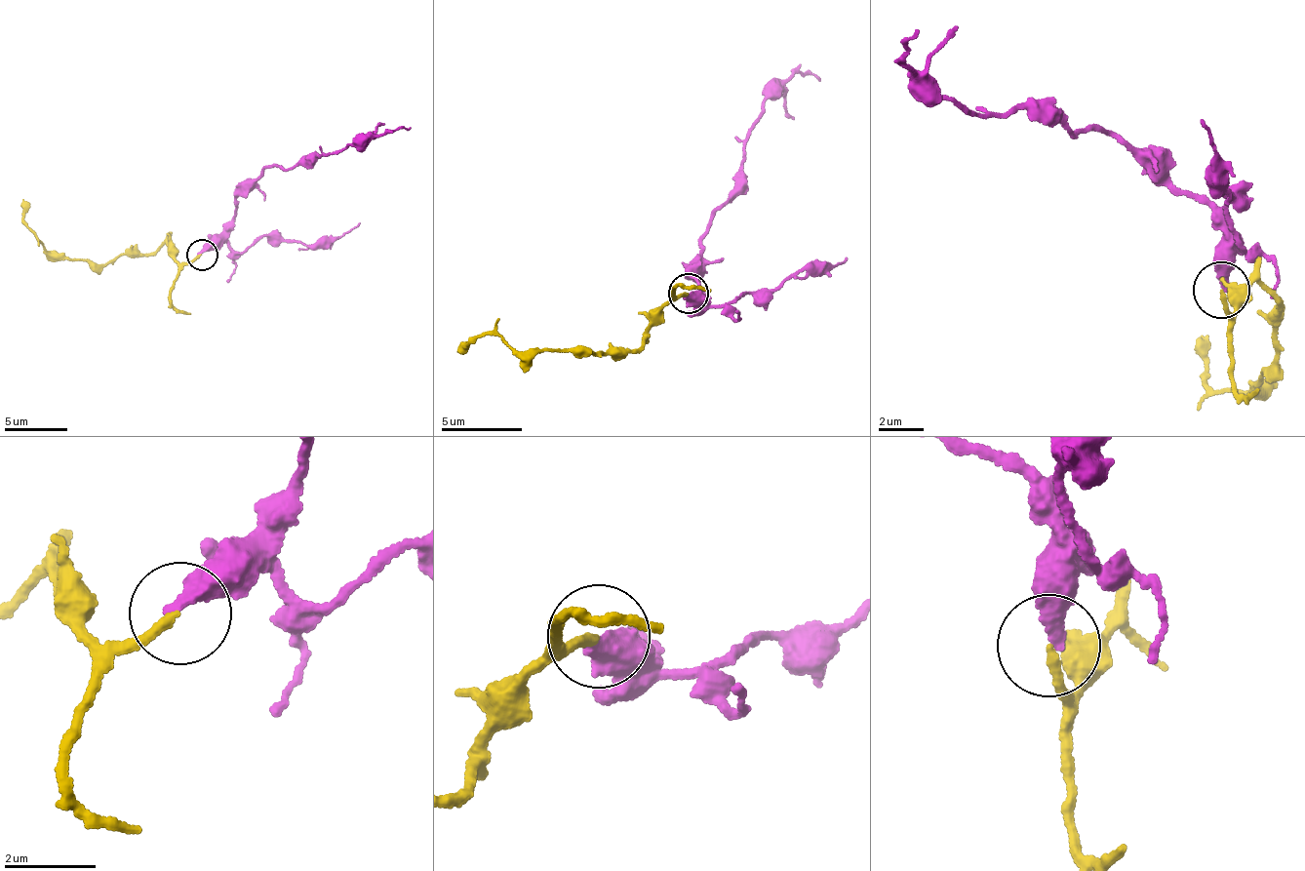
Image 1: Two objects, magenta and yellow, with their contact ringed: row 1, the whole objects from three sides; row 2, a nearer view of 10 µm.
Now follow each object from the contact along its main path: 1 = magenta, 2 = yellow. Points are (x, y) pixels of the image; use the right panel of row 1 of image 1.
1: (1222, 287), (1230, 252), (1208, 205), (1154, 178), (1115, 136), (943, 97), (908, 67), (904, 49), (920, 28)
2: (1222, 292), (1227, 316), (1249, 289), (1270, 290), (1276, 306), (1274, 363), (1245, 397), (1209, 388), (1201, 336)

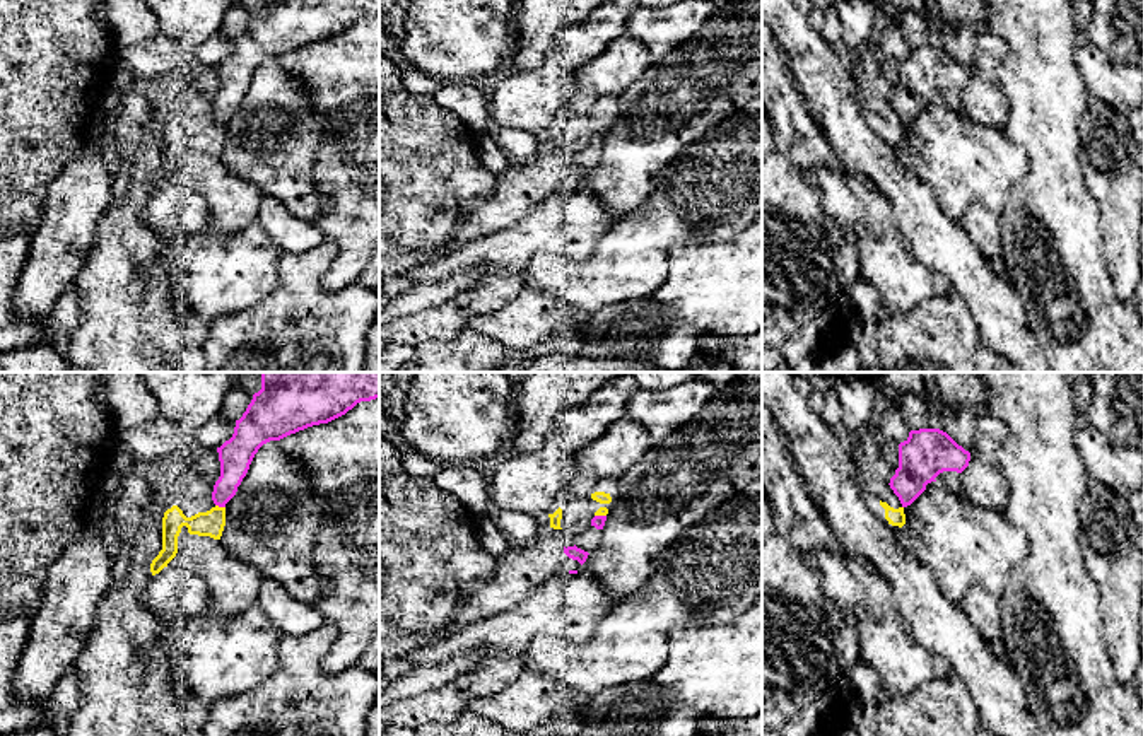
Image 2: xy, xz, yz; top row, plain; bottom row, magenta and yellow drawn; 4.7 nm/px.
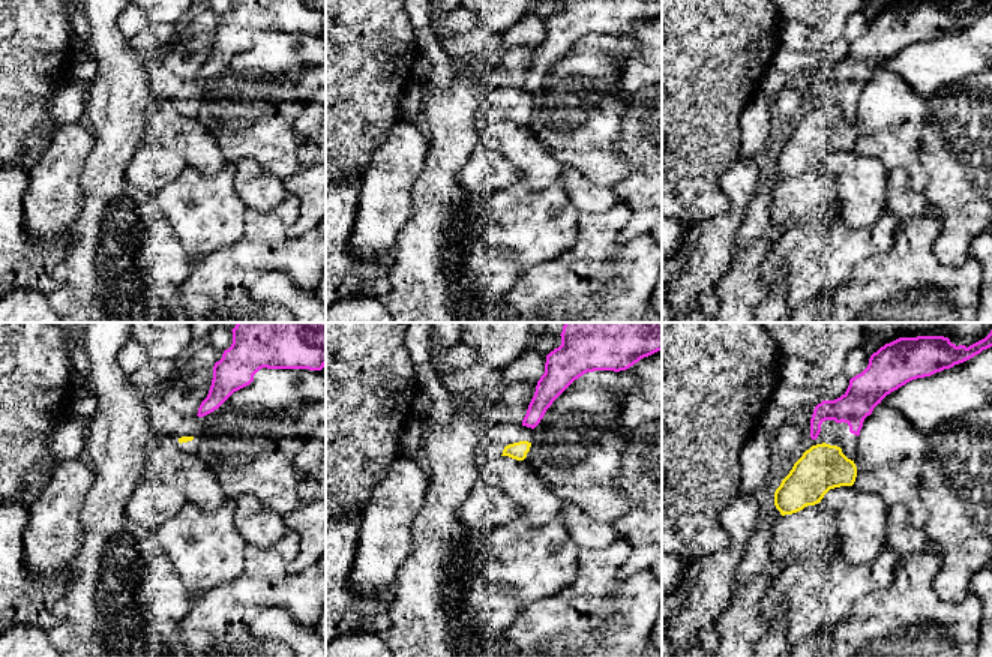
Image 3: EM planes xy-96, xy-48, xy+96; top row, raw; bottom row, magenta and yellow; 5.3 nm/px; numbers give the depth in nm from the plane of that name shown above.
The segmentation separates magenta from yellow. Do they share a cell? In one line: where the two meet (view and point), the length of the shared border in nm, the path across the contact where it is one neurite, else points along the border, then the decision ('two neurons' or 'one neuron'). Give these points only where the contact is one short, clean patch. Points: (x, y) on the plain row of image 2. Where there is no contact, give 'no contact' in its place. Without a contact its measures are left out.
contact xy (221, 123); length 50 nm; border xy (216, 122), (224, 125); two neurons

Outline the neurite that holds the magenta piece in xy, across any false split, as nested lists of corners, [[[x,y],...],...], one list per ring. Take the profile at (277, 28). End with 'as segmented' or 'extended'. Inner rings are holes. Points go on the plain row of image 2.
[[[261,0],[234,51],[217,65],[220,94],[212,118],[219,125],[236,113],[258,67],[313,43],[328,41],[360,19],[379,15],[379,0]]]; as segmented

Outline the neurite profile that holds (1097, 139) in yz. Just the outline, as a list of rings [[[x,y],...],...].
[[[1090,97],[1080,133],[1080,167],[1100,207],[1107,272],[1114,283],[1112,309],[1121,321],[1141,321],[1133,302],[1141,273],[1143,169],[1133,161],[1111,125],[1112,109]]]

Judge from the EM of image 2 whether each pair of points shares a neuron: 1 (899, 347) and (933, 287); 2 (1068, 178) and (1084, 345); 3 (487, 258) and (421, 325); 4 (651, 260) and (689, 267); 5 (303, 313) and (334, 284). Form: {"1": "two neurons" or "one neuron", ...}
{"1": "two neurons", "2": "one neuron", "3": "one neuron", "4": "two neurons", "5": "two neurons"}

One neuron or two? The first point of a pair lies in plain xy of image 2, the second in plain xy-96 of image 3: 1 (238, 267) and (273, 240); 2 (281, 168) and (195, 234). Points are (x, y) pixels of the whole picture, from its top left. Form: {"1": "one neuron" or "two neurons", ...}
{"1": "two neurons", "2": "two neurons"}

